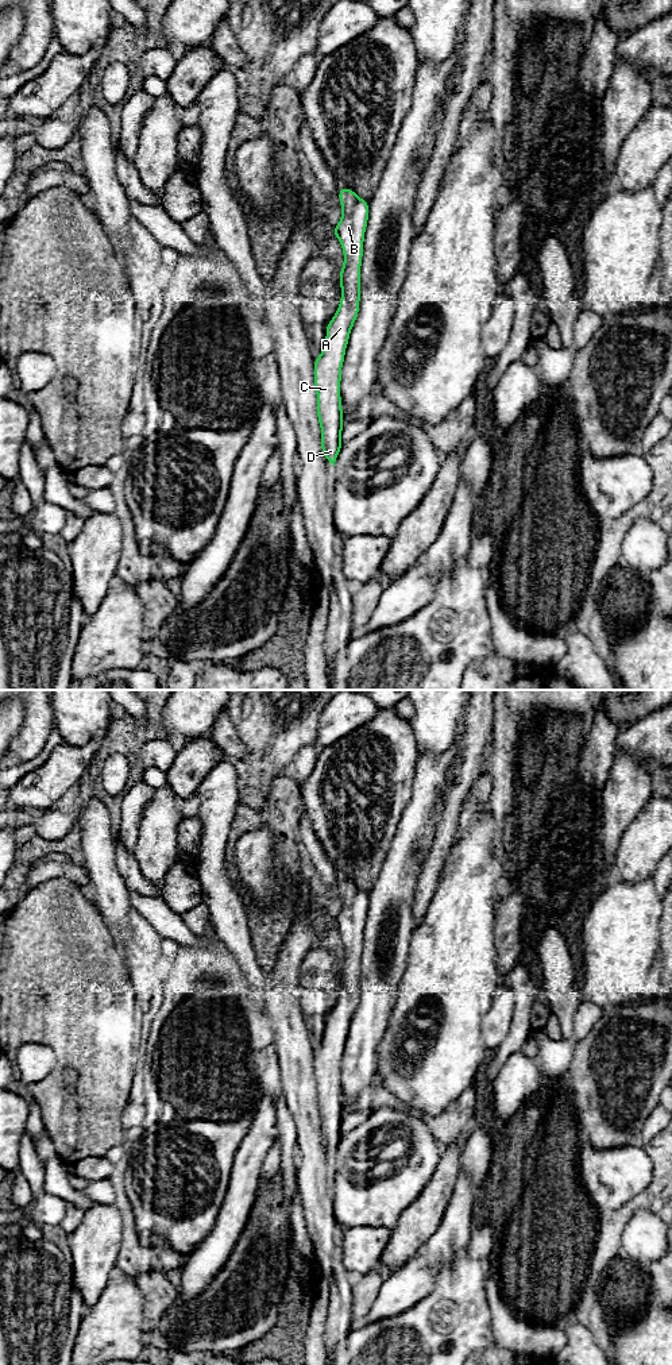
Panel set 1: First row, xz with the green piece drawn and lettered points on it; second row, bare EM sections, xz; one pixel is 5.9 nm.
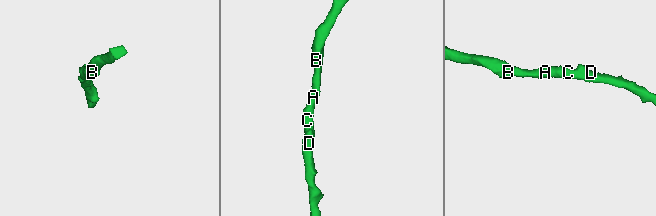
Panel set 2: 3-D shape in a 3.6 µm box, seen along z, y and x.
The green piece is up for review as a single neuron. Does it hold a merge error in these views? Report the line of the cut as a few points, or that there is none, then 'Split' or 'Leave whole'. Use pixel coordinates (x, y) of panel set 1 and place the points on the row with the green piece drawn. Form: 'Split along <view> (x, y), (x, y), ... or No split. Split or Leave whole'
No split. Leave whole

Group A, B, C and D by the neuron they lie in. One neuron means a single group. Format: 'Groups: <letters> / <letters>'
Groups: A B C D

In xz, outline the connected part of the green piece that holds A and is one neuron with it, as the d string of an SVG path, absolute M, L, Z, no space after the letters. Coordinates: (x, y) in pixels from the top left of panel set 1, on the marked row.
M347 188L339 189L339 198L343 215L339 224L333 228L333 234L344 252L344 265L340 269L341 300L335 316L327 324L327 338L321 355L314 359L314 387L317 416L321 427L321 450L333 467L343 447L340 436L344 420L339 386L349 332L359 313L360 266L368 221L368 201Z

